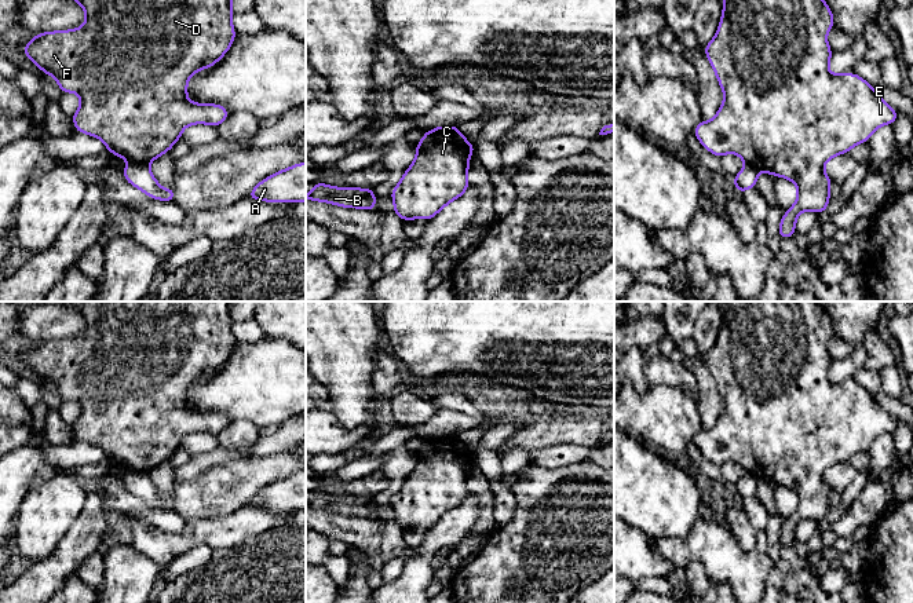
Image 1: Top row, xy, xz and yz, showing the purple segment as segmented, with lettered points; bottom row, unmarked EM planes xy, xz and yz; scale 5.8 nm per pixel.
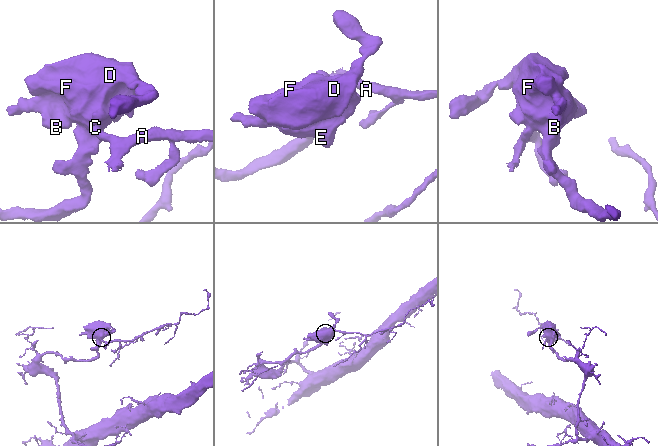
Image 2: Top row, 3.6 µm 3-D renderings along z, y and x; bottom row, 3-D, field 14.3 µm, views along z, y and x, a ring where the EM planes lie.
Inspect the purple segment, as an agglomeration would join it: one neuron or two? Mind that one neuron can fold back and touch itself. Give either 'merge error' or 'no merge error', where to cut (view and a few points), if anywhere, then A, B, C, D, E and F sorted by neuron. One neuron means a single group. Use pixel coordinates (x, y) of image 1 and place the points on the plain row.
merge error; cut xy (130, 471), (145, 471), (148, 474); groups A / B C D E F

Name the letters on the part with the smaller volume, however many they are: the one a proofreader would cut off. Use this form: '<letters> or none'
A

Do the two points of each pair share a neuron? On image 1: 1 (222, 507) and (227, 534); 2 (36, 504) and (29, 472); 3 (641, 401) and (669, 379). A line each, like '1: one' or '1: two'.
1: two
2: two
3: two

